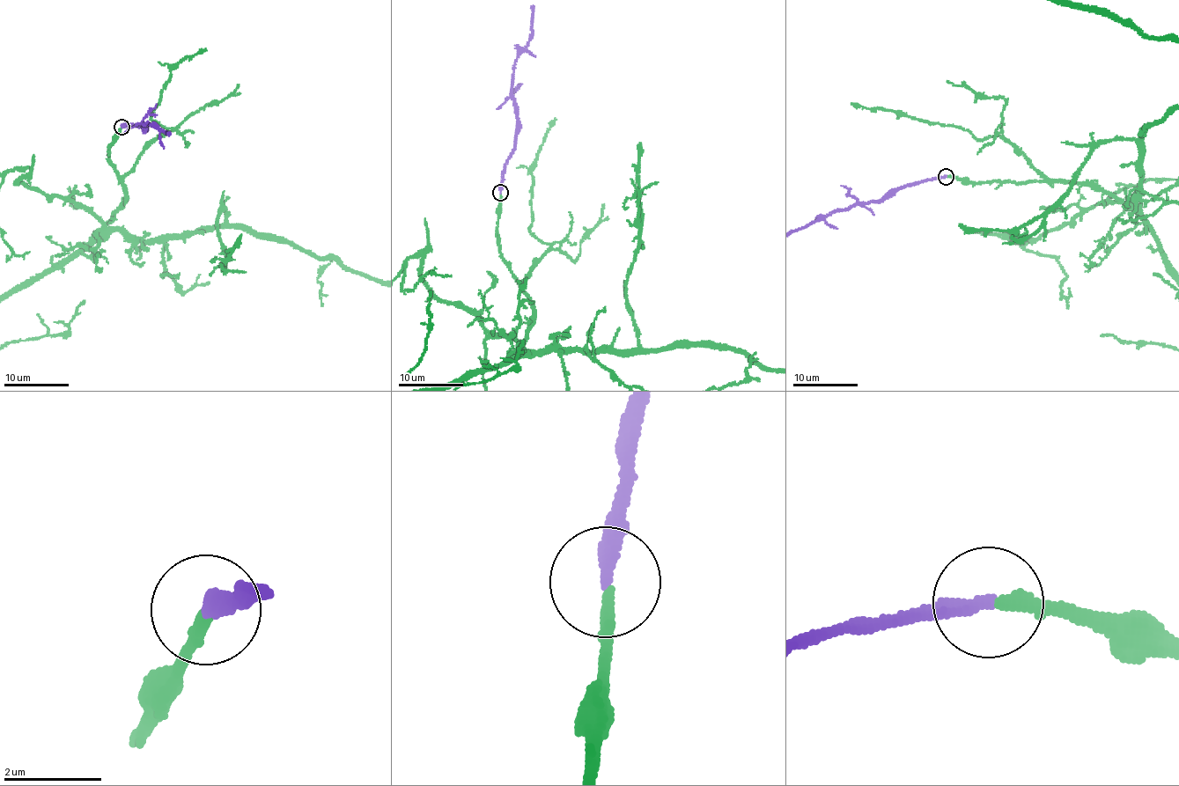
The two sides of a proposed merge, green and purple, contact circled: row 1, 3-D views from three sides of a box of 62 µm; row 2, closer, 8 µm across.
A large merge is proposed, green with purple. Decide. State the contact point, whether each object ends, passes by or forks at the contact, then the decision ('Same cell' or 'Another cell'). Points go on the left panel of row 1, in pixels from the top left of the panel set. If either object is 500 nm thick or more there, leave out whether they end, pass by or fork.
Place: (121, 127). At the ring green ends. At the ring purple ends. Same cell

